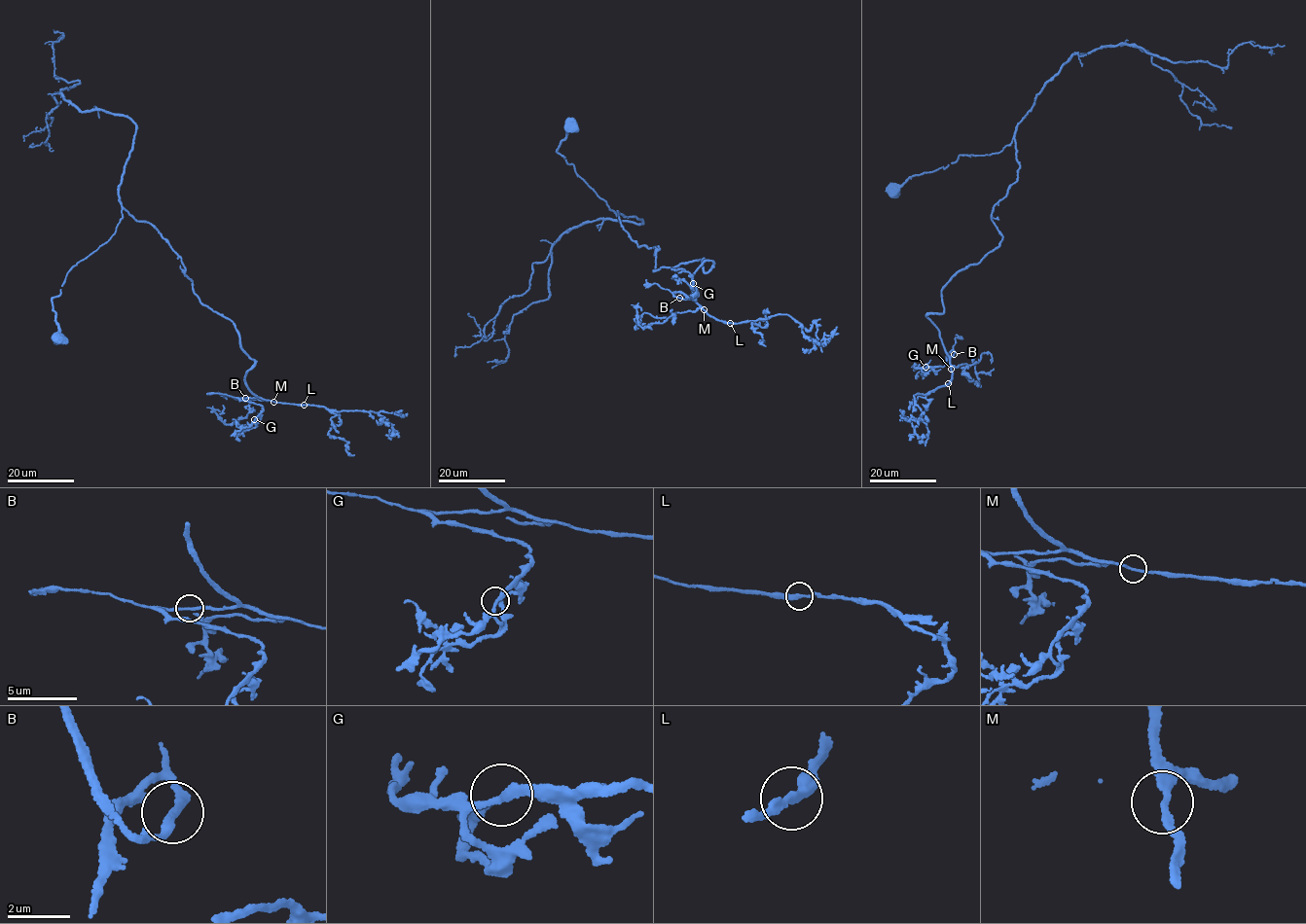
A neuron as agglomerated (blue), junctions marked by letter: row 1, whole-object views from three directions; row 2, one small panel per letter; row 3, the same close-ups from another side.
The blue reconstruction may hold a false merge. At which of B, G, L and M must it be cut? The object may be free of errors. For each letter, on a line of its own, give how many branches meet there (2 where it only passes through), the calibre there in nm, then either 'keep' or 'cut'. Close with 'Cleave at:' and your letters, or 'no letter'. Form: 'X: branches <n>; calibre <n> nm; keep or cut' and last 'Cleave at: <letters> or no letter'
B: branches 2; calibre 190 nm; keep
G: branches 2; calibre 200 nm; keep
L: branches 2; calibre 240 nm; keep
M: branches 2; calibre 200 nm; keep
Cleave at: no letter

